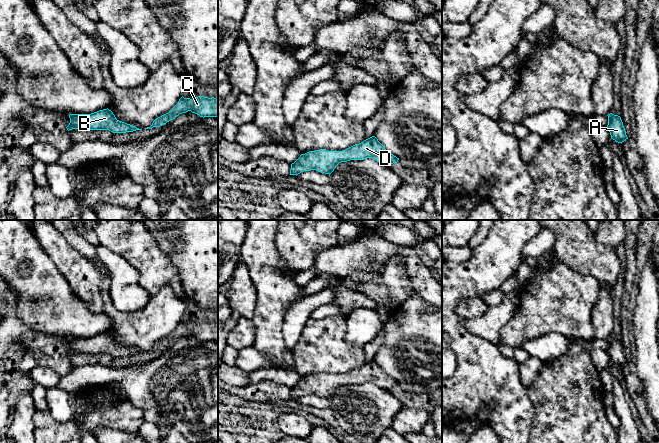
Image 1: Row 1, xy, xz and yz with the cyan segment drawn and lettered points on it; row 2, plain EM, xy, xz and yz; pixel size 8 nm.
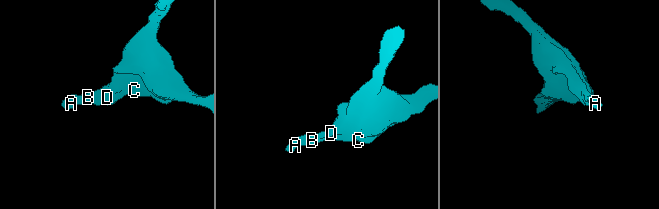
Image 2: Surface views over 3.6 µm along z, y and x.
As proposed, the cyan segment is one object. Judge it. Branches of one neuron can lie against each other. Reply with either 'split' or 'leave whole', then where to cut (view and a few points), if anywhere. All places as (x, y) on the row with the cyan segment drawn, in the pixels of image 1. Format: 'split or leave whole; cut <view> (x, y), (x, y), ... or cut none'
leave whole; cut none

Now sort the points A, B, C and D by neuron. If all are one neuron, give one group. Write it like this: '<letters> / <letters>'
A B C D

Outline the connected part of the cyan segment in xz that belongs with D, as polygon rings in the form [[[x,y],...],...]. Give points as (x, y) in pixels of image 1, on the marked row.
[[[372,136],[343,151],[320,149],[301,154],[300,157],[291,164],[290,175],[297,176],[301,172],[310,170],[316,170],[330,175],[341,162],[367,158],[372,158],[385,165],[397,163],[399,160],[399,158],[387,151],[375,136]]]

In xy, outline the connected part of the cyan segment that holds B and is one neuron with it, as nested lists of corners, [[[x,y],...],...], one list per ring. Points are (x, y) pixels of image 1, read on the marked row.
[[[103,109],[91,114],[70,114],[70,123],[67,130],[109,130],[113,133],[133,132],[139,129],[133,125],[116,119],[111,110]]]

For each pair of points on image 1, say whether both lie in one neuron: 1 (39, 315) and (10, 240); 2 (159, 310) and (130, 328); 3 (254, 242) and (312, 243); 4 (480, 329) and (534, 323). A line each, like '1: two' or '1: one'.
1: one
2: one
3: two
4: two

